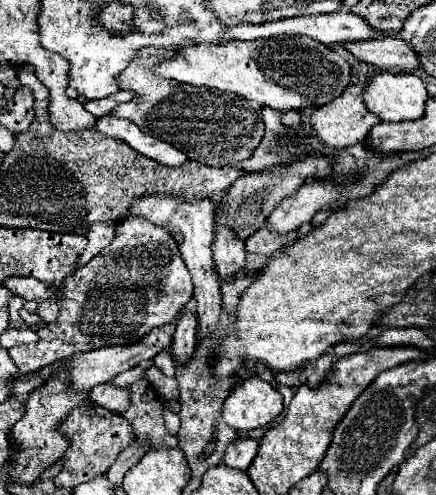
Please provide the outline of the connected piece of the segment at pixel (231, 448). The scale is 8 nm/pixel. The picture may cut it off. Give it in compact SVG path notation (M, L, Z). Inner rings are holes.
M251 437L235 439L235 443L227 445L225 465L233 467L233 469L239 469L239 471L247 471L251 461L257 455L257 447L259 447L259 443L255 439L251 439Z

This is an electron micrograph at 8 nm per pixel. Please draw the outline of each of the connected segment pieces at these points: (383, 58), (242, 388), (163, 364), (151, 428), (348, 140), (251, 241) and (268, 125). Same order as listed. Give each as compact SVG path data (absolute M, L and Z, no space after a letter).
M397 37L365 39L357 43L345 43L343 47L357 59L371 63L379 69L395 69L395 71L419 69L419 55L415 55L411 45L403 43L403 39Z
M257 375L241 381L223 403L223 419L235 431L251 431L271 423L283 411L281 393Z
M163 349L163 351L153 359L153 363L155 363L167 377L173 377L173 375L175 375L175 363L173 363L173 359L167 355L167 349Z
M147 379L129 385L129 407L121 415L131 423L135 441L147 443L149 449L177 447L177 437L167 433L159 397Z
M367 69L359 71L357 81L353 81L347 87L347 91L343 91L343 95L339 95L331 103L327 103L327 105L323 105L311 113L311 117L309 117L311 129L321 139L321 143L329 145L331 149L345 149L345 147L351 147L355 143L363 143L367 133L371 131L371 127L379 123L379 119L363 105L363 99L361 99L365 77L369 77L369 75L371 75L371 71L367 71Z
M267 225L261 227L257 233L247 238L245 241L246 251L249 253L258 253L267 255L273 255L275 251L279 251L283 245L287 243L293 243L297 239L297 231L291 231L289 235L283 235L283 237L277 237L273 235Z
M263 107L263 121L265 121L265 137L253 155L245 161L233 163L231 167L243 169L245 173L269 169L277 163L289 163L291 159L299 157L301 151L289 145L289 135L285 133L285 125L297 127L301 121L299 111L271 111L271 107Z

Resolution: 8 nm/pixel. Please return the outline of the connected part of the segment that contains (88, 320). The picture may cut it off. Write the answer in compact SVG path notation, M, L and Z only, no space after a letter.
M133 215L117 223L111 245L95 255L87 267L69 275L59 291L31 277L7 279L4 286L19 293L25 301L38 303L51 299L52 295L59 299L59 315L39 329L39 341L9 349L21 373L37 371L81 351L135 343L143 339L147 331L171 323L193 297L191 275L179 255L175 239L171 239L163 227L155 227L147 223L147 219Z

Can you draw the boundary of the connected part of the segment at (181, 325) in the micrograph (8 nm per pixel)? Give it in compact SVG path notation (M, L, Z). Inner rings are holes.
M187 309L187 311L183 311L183 315L177 323L173 343L171 343L175 359L187 361L193 355L195 345L197 345L197 313Z

